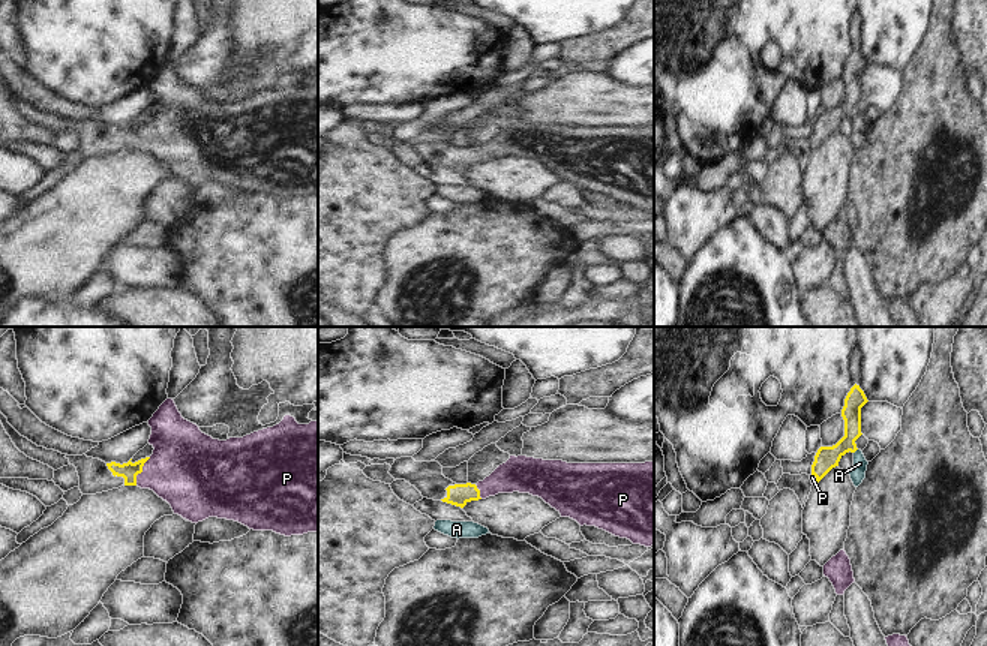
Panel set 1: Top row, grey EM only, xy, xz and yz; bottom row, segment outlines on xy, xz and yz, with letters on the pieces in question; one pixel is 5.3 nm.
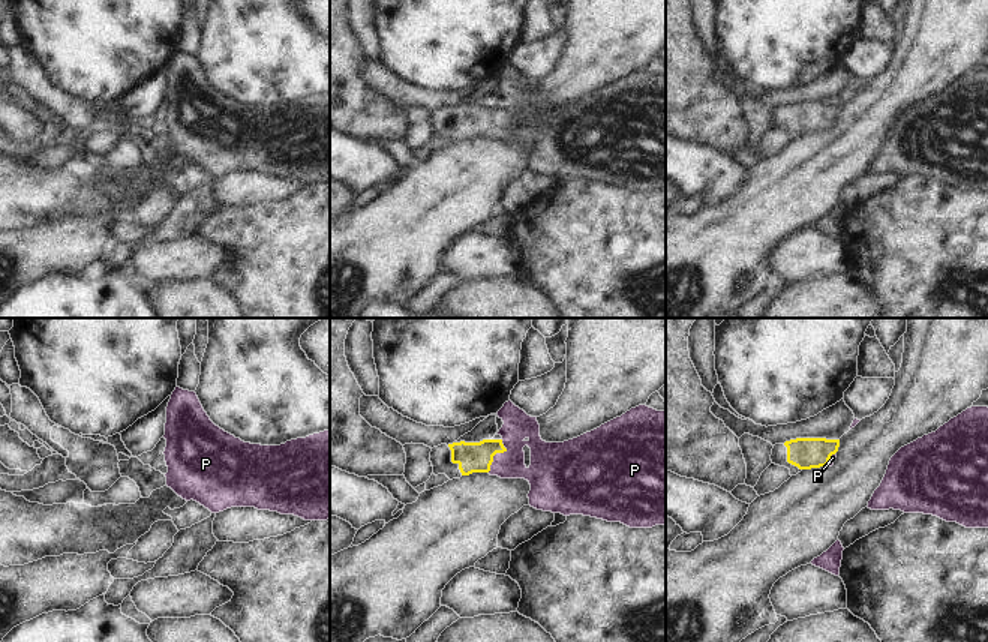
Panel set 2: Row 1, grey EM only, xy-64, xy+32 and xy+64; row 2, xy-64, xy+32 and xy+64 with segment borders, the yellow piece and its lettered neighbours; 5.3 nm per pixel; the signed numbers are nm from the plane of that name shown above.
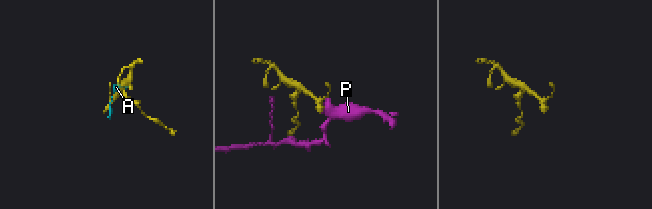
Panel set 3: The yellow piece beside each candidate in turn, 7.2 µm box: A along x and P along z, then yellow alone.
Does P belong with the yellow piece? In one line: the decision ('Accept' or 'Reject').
Accept

